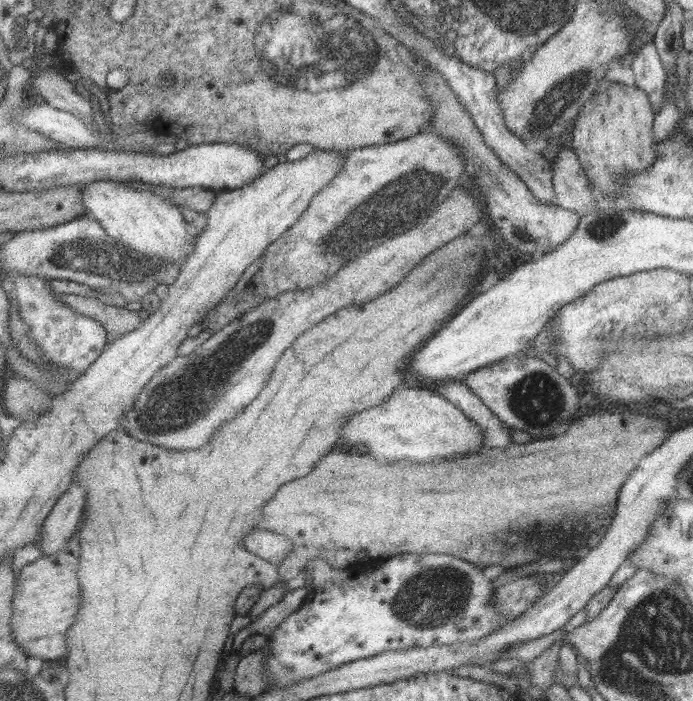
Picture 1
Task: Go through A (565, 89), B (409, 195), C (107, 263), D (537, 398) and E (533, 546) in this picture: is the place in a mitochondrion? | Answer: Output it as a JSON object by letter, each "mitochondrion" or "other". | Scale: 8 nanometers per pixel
{"A":"mitochondrion","B":"mitochondrion","C":"mitochondrion","D":"mitochondrion","E":"mitochondrion"}

